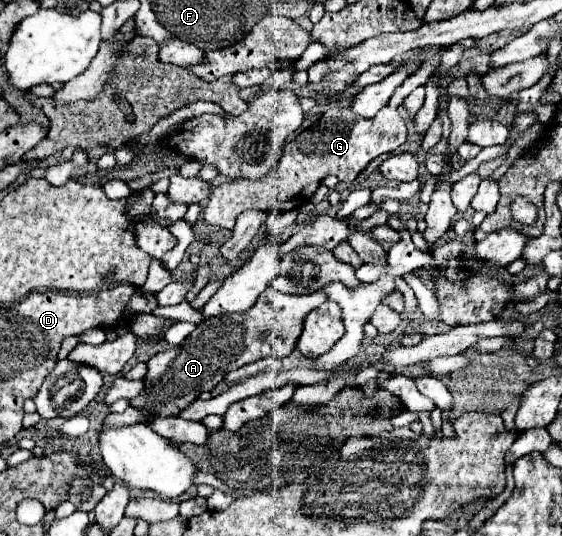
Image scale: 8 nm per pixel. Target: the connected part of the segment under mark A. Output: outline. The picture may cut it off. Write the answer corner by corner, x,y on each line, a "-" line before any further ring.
267,286
251,310
207,318
179,346
155,354
147,362
147,372
143,376
145,386
141,394
131,398
129,404
137,410
149,412
147,418
141,418
143,424
151,422
155,416
179,416
181,410
195,402
201,392
211,392
217,384
221,384
227,372
265,356
289,356
297,346
299,334
303,332
305,316
323,302
327,302
327,294
323,290
307,296
293,296
281,294

